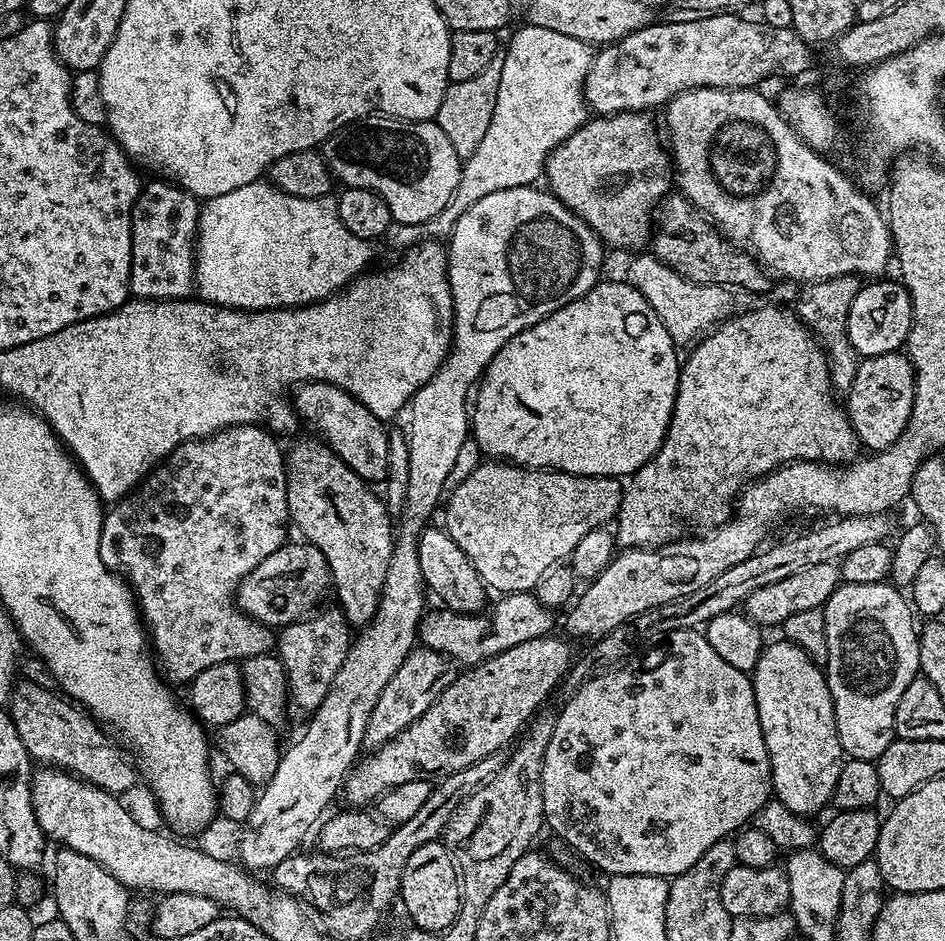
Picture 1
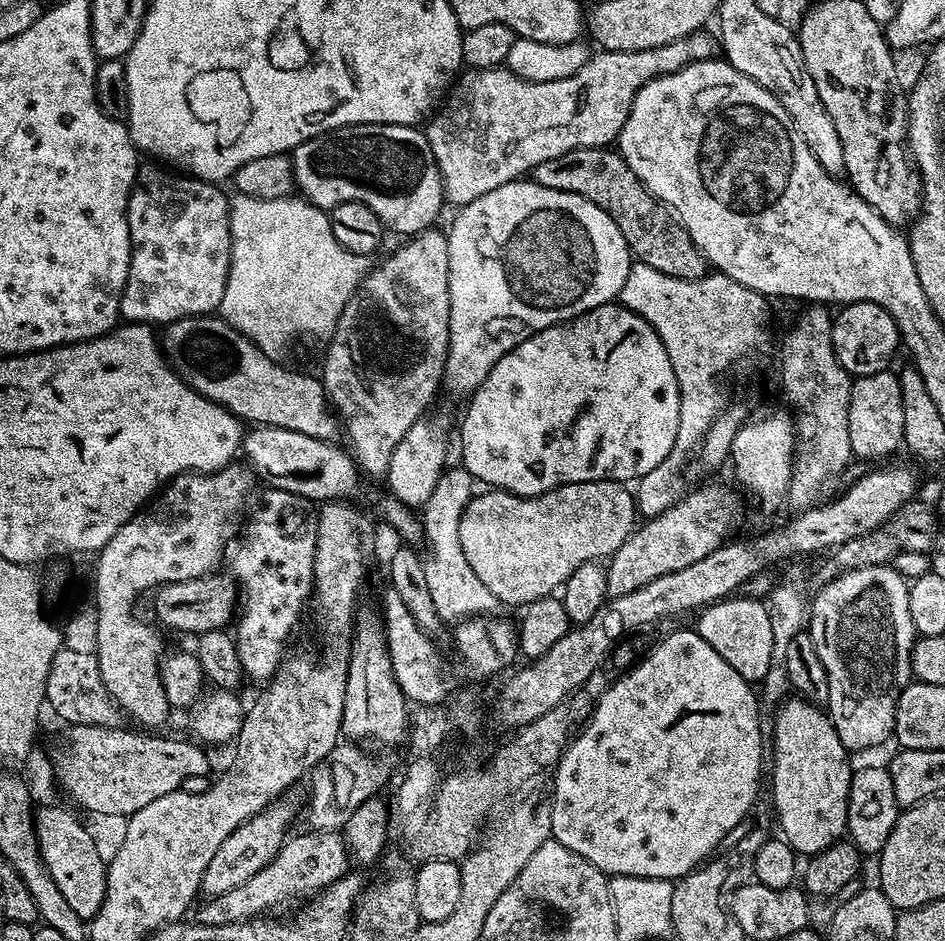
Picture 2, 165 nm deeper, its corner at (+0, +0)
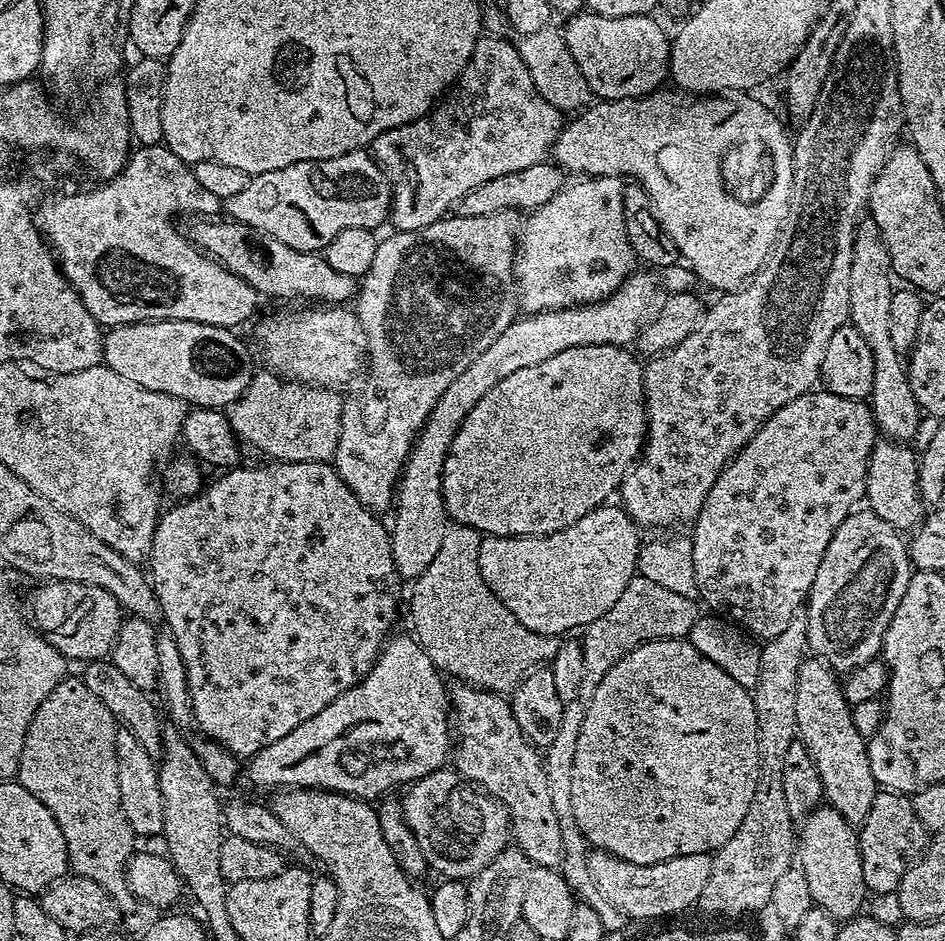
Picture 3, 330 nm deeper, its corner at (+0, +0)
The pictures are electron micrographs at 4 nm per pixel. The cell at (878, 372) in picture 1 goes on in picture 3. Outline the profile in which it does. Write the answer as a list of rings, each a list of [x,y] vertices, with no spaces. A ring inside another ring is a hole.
[[[896,442],[877,443],[872,449],[872,458],[868,461],[865,488],[865,499],[869,501],[868,508],[899,532],[910,532],[918,528],[926,514],[926,506],[920,498],[917,486],[918,468],[915,453],[907,452],[904,446]]]

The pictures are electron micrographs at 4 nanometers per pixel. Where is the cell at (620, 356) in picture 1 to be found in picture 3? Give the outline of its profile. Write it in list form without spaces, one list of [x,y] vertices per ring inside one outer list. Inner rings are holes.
[[[582,345],[573,346],[554,354],[538,365],[526,366],[525,369],[509,372],[501,376],[499,382],[489,392],[482,394],[478,402],[466,414],[458,434],[448,451],[444,463],[442,490],[444,508],[455,523],[470,526],[484,536],[549,536],[560,532],[566,526],[578,522],[590,510],[600,507],[609,499],[608,496],[619,489],[625,474],[636,463],[646,443],[646,393],[644,390],[644,370],[641,361],[636,361],[628,353],[629,349],[618,345]]]

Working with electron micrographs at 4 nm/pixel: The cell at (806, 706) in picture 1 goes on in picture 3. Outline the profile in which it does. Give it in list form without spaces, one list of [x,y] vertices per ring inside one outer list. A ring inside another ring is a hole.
[[[821,806],[812,811],[798,828],[798,867],[810,882],[812,903],[837,922],[852,919],[861,911],[866,897],[860,838],[857,829],[838,810]]]

